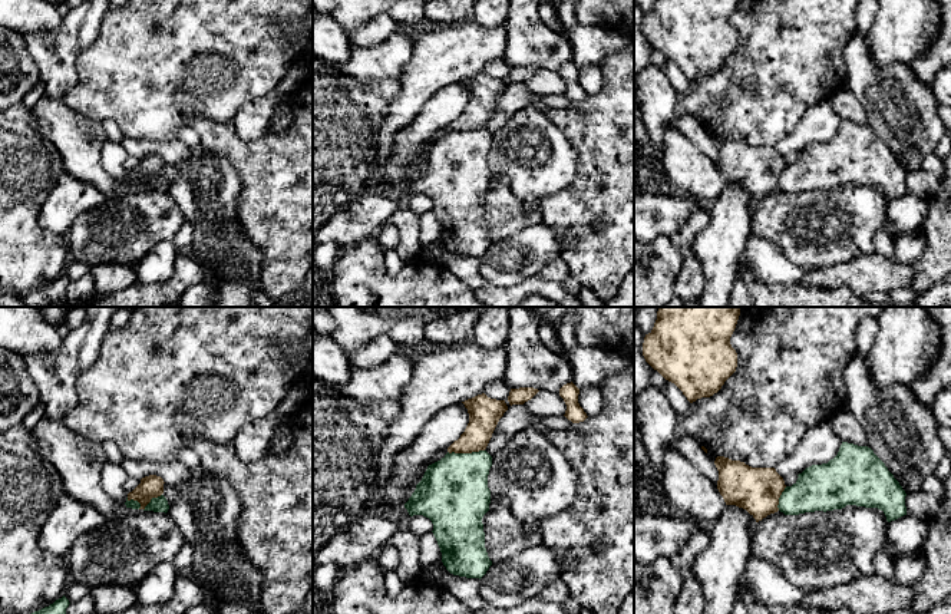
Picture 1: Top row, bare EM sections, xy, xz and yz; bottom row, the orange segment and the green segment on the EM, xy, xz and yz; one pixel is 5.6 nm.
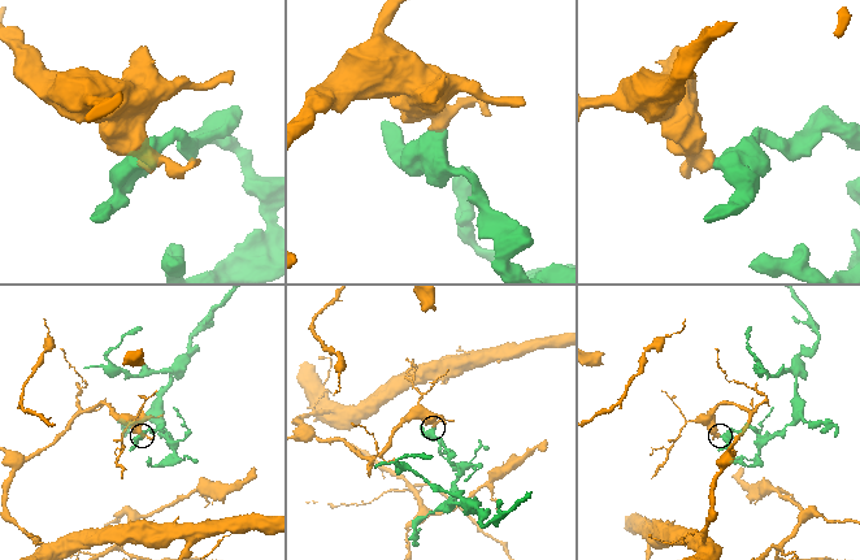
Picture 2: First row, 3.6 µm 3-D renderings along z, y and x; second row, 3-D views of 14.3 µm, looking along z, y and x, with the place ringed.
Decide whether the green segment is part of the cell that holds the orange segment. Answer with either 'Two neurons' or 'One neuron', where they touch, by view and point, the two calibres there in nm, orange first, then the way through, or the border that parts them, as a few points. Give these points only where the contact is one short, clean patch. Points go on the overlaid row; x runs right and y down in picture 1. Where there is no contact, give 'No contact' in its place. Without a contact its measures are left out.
Two neurons. Touches orange at xz (465, 452). Thickness 180 nm (orange) against 400 nm. Boundary: xz (484, 449), (448, 452)

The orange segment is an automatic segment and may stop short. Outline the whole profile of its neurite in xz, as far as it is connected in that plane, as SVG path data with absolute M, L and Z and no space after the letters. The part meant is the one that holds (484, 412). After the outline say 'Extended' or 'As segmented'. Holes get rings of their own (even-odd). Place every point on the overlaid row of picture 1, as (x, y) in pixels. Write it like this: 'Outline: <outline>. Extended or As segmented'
Outline: M485 393L462 403L468 409L469 423L460 438L448 448L448 452L472 453L485 450L508 406L505 400L491 399Z. As segmented

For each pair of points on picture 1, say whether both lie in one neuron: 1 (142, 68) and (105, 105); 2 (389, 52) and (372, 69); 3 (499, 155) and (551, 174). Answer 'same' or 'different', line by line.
1: same
2: same
3: same

